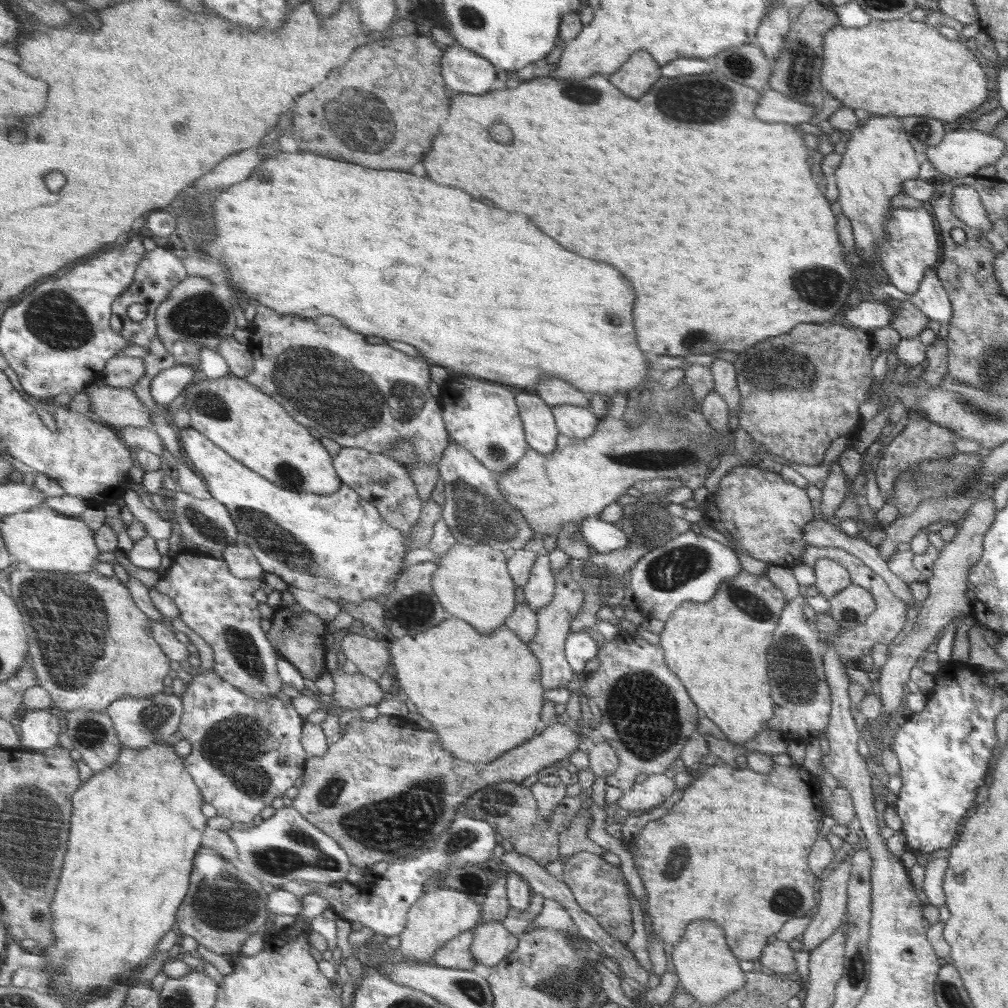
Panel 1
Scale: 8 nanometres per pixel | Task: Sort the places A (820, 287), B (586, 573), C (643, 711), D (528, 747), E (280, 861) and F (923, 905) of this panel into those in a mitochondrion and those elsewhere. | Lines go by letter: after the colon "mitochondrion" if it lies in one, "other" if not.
A: mitochondrion
B: mitochondrion
C: mitochondrion
D: other
E: mitochondrion
F: other

